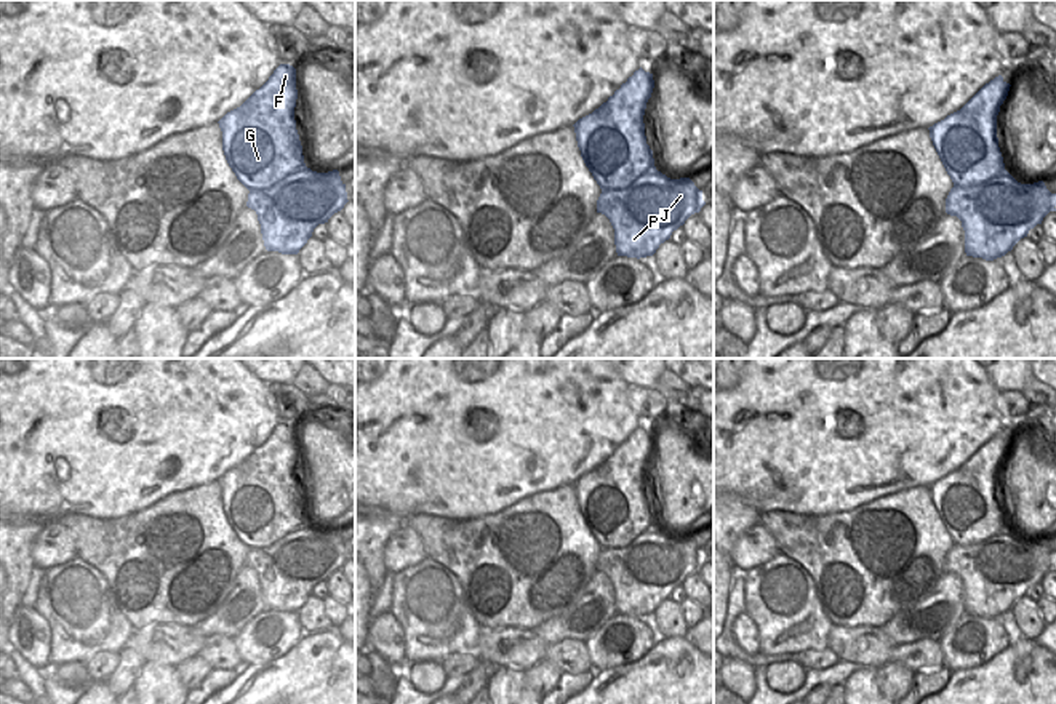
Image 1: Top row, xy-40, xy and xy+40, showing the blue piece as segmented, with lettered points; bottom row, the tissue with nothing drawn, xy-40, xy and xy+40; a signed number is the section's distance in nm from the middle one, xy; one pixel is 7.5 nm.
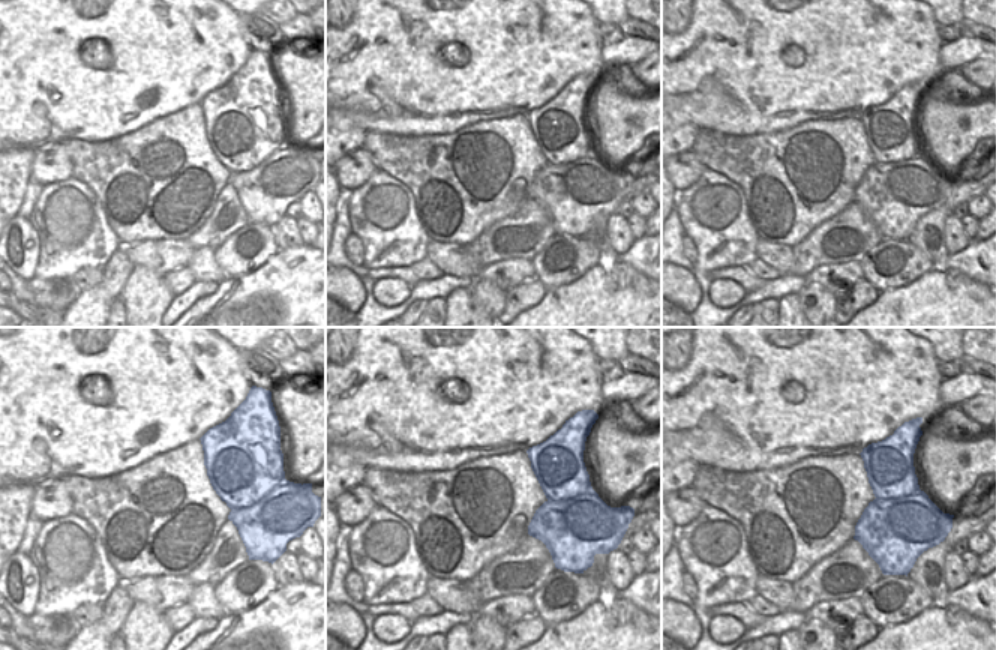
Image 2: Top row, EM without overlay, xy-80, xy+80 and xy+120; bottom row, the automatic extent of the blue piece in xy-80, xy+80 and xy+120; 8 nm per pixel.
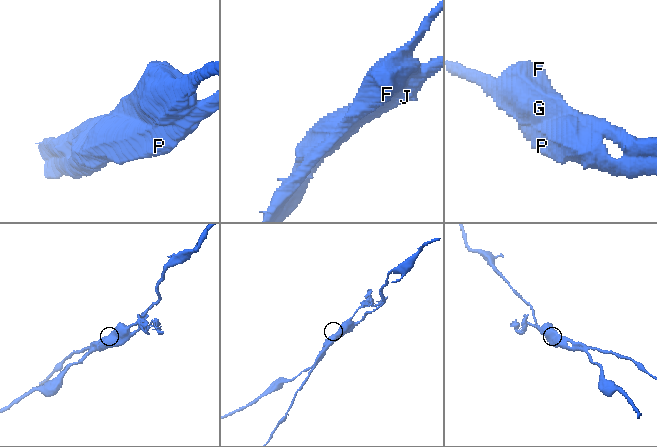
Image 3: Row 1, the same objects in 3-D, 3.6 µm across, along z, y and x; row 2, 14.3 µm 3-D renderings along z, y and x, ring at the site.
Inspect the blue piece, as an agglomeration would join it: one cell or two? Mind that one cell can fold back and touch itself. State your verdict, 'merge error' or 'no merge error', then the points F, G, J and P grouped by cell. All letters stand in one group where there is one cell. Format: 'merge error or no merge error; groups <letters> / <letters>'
merge error; groups F G / J P

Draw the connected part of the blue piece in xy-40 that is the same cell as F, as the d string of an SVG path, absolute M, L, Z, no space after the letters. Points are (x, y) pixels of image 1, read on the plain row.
M280 422L259 448L218 480L226 518L248 549L266 549L306 525L294 478L296 458L296 427Z

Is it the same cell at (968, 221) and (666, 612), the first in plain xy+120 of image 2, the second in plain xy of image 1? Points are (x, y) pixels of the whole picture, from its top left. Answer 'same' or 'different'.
different

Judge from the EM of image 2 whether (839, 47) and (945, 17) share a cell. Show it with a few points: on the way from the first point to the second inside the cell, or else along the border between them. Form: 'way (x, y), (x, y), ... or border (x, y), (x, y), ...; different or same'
border (933, 15), (939, 24); different

